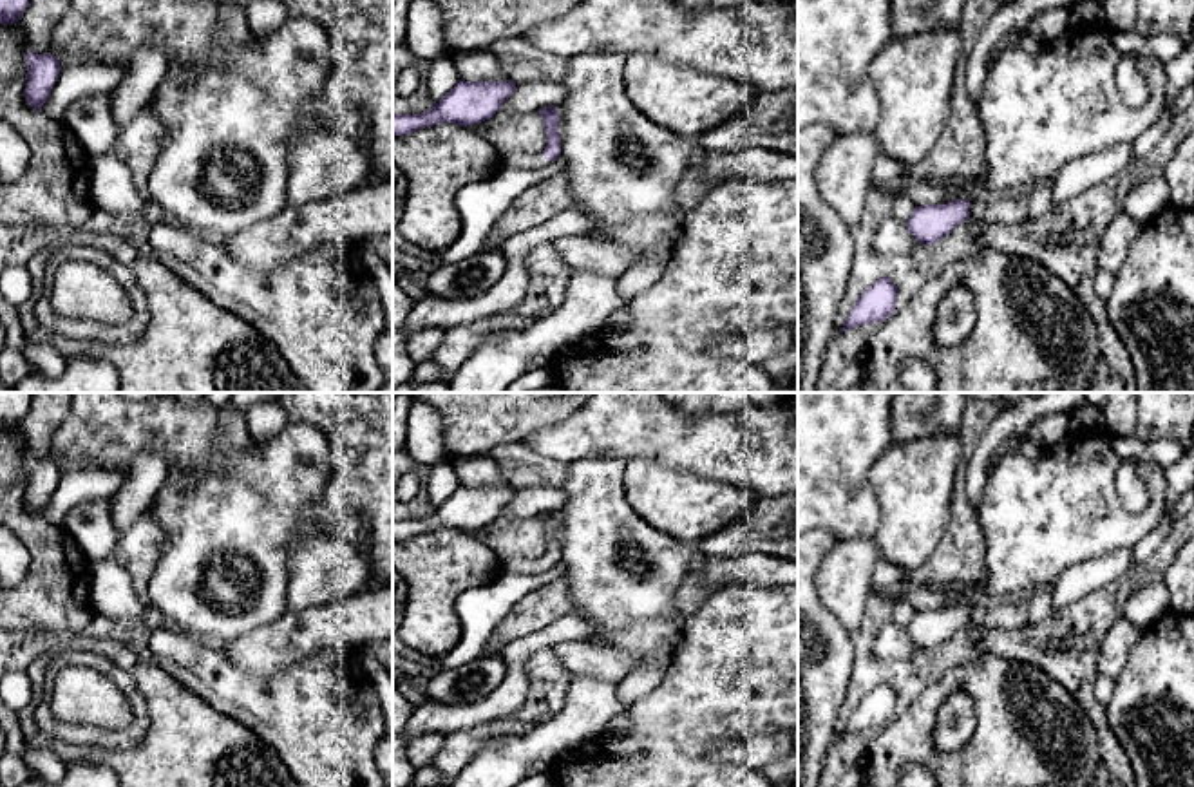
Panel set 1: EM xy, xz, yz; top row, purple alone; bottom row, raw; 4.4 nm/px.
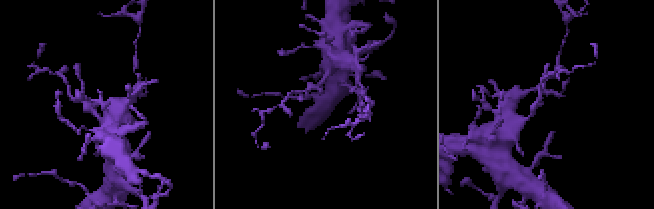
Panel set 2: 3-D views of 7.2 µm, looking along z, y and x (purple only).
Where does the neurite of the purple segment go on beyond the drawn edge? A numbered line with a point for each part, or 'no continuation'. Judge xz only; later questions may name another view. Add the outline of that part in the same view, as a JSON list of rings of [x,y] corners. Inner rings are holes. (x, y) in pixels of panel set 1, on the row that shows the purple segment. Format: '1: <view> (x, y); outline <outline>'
1: xz (523, 160); outline [[[516,150],[505,156],[501,166],[537,170],[537,168],[543,168],[545,165],[546,165],[546,159],[543,152]]]

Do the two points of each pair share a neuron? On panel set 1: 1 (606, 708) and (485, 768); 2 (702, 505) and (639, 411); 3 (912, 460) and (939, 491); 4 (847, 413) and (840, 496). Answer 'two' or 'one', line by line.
1: one
2: two
3: one
4: one

